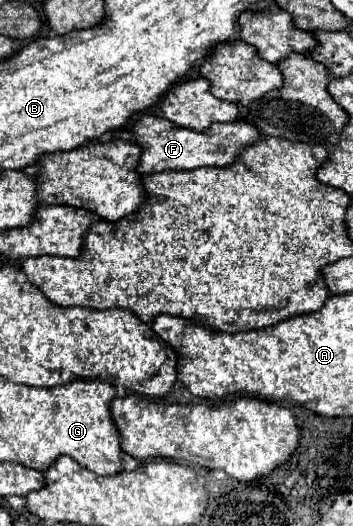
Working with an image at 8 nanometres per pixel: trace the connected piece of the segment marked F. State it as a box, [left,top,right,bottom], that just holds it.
[134,115,262,175]

